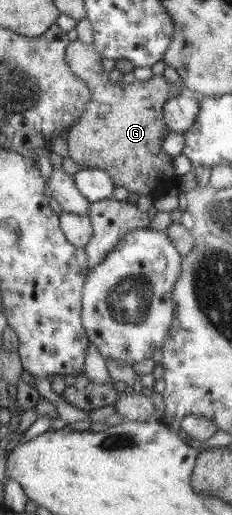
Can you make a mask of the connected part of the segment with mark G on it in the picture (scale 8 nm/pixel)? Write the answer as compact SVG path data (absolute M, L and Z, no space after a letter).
M69 41L64 59L71 73L83 80L91 91L81 116L62 137L66 140L69 158L80 169L104 171L111 178L113 187L124 187L139 197L155 198L177 187L172 158L161 152L161 142L170 131L163 122L161 108L166 100L180 94L181 83L169 84L161 75L153 75L144 81L133 80L128 85L111 83L92 43Z

